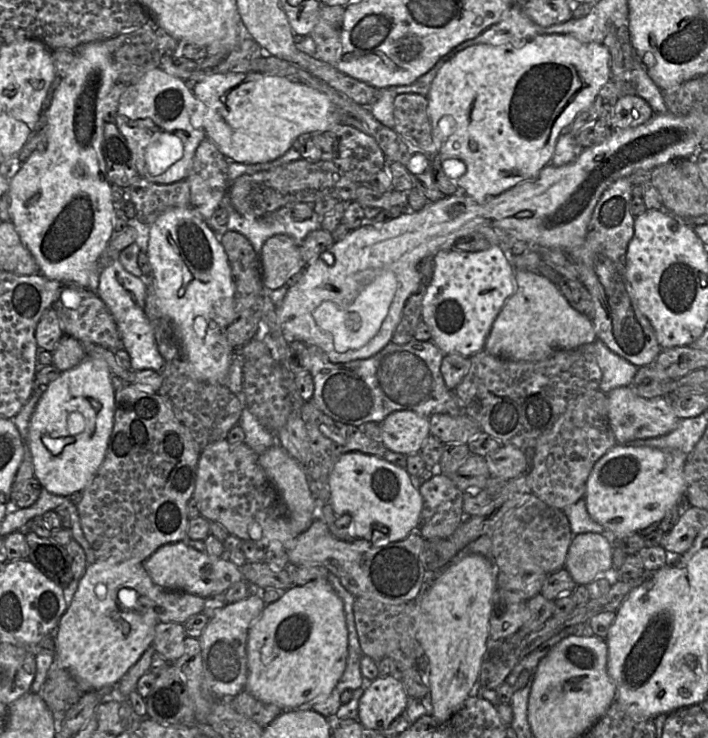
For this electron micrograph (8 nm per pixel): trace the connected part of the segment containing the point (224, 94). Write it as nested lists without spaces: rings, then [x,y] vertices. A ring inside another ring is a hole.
[[[216,73],[198,81],[192,90],[206,107],[206,136],[228,159],[243,164],[273,161],[284,155],[303,134],[329,132],[341,124],[341,109],[322,92],[286,76],[262,73]]]

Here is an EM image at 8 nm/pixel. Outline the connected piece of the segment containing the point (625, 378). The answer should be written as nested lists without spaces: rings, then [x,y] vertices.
[[[596,340],[594,344],[602,372],[599,391],[607,394],[615,388],[629,386],[639,368],[612,352],[602,341]]]

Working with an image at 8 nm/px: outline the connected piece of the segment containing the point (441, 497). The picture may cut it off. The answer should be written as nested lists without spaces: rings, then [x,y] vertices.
[[[438,470],[418,490],[423,506],[416,532],[424,540],[447,539],[464,520],[463,492]]]

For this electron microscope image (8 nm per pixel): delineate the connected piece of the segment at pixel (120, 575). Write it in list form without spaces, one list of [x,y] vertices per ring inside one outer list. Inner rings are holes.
[[[96,560],[87,566],[80,579],[77,591],[59,621],[55,638],[54,661],[48,671],[48,678],[54,681],[55,696],[67,703],[67,710],[85,693],[117,685],[153,643],[155,628],[159,623],[154,600],[162,588],[153,583],[142,563]],[[122,588],[133,589],[138,593],[138,603],[134,609],[127,609],[120,603],[117,594]]]

